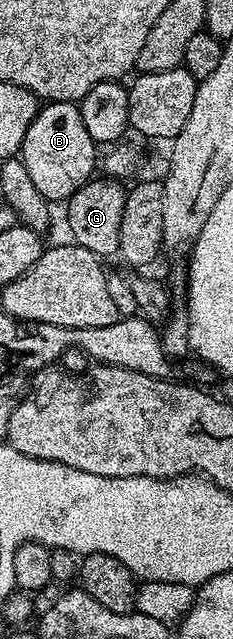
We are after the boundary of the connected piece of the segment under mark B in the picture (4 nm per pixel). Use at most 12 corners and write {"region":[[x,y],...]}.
{"region":[[78,103],[39,106],[20,158],[51,204],[100,159]]}

